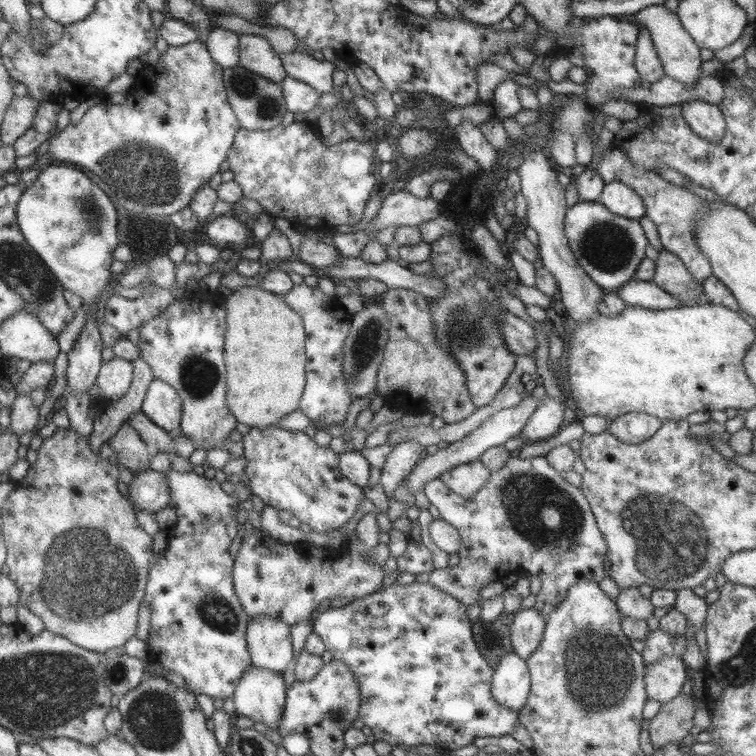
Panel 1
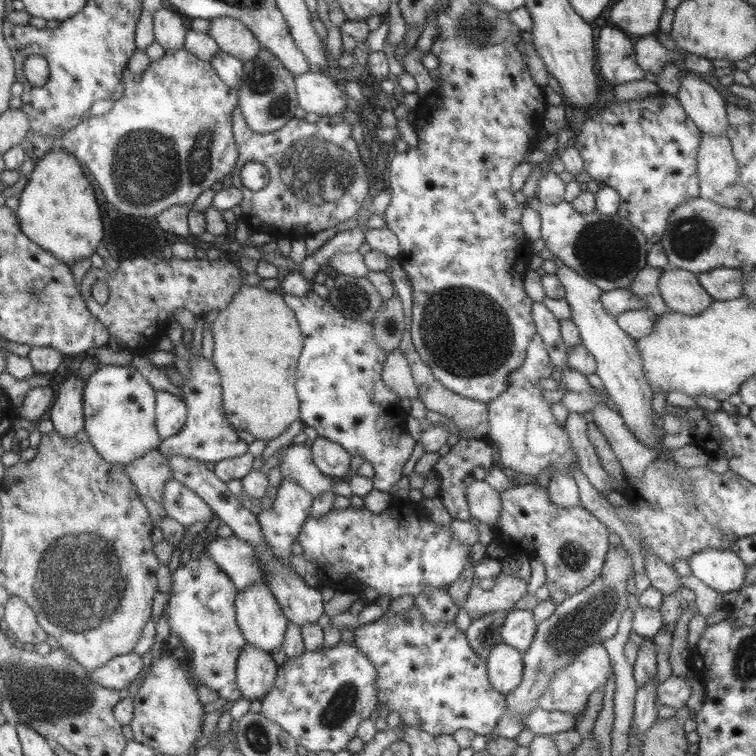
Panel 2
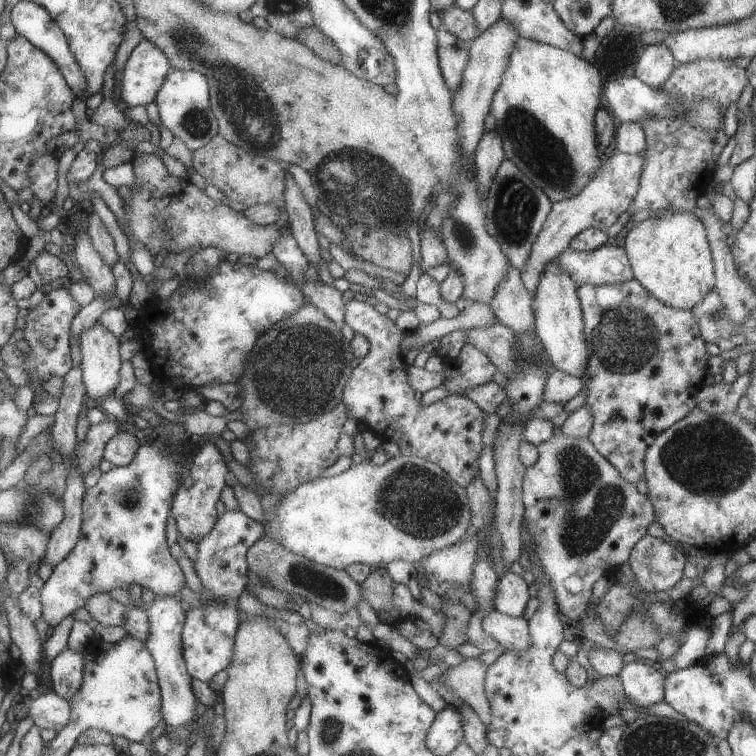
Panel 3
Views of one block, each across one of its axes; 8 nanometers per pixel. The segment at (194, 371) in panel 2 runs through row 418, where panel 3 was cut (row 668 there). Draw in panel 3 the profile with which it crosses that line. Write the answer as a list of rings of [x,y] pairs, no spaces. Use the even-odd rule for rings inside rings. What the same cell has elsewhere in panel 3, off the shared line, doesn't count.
[[[230,509],[217,516],[213,528],[195,542],[197,556],[193,568],[201,581],[202,591],[197,594],[201,607],[185,612],[181,632],[183,661],[190,679],[209,682],[217,672],[229,666],[238,624],[238,598],[248,582],[247,550],[263,536],[261,523],[247,518],[240,510]]]

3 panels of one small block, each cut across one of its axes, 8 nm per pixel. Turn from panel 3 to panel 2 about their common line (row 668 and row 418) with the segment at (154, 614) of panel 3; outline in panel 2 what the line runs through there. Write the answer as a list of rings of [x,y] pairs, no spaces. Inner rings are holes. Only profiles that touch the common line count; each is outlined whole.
[[[155,392],[155,425],[161,440],[177,434],[185,424],[187,410],[181,399],[164,392]]]

